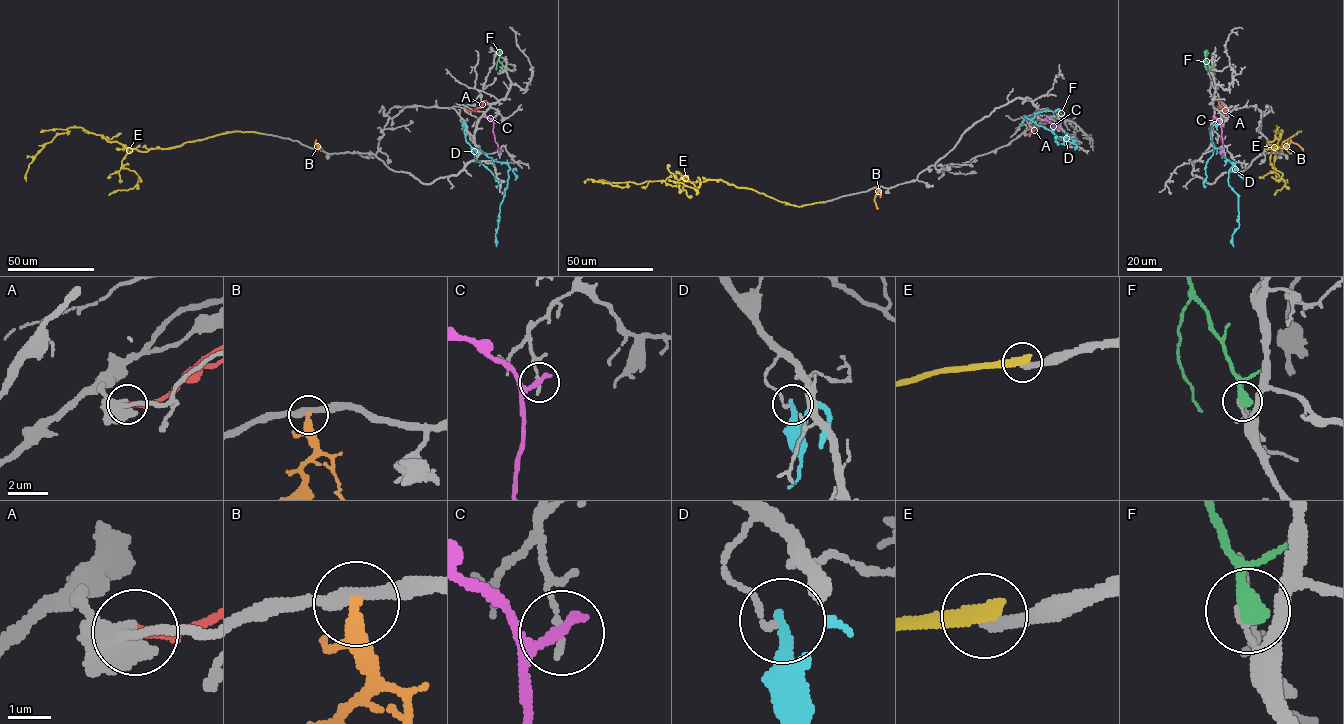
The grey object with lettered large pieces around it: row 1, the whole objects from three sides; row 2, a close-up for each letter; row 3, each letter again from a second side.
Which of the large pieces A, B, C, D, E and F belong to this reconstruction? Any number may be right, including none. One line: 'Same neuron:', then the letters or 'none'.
Same neuron: none

